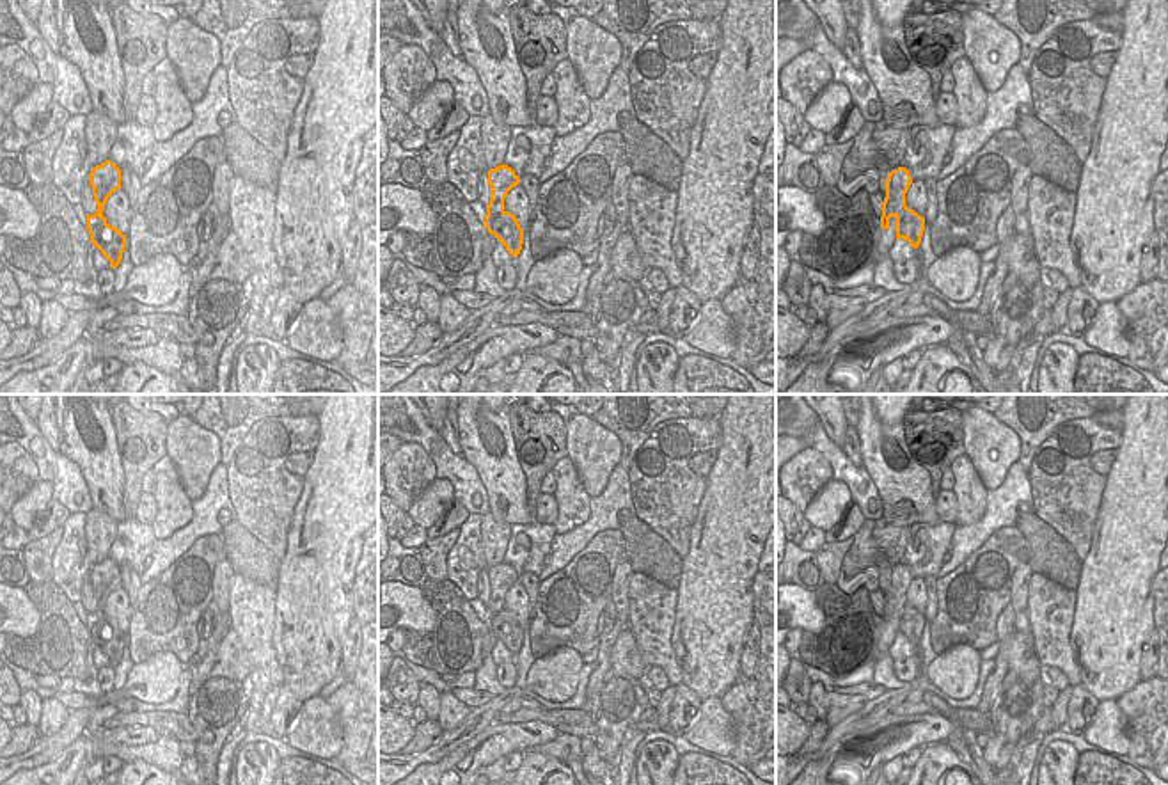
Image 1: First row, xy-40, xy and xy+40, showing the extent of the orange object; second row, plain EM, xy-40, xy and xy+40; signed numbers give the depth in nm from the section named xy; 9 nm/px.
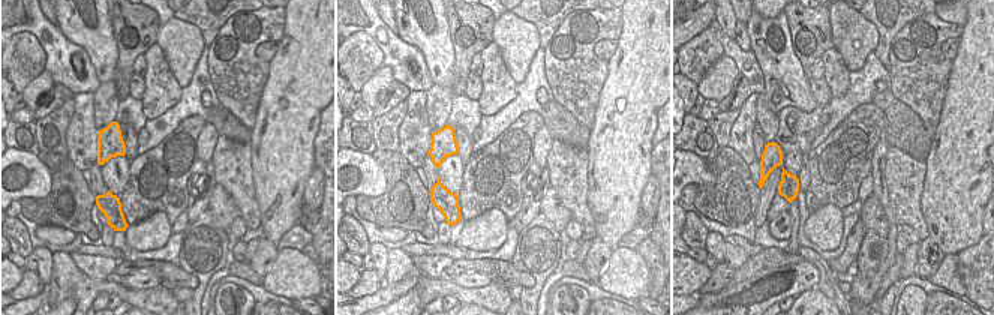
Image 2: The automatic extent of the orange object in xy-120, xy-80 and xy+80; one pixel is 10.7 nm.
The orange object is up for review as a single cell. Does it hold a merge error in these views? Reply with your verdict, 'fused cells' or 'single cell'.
fused cells

